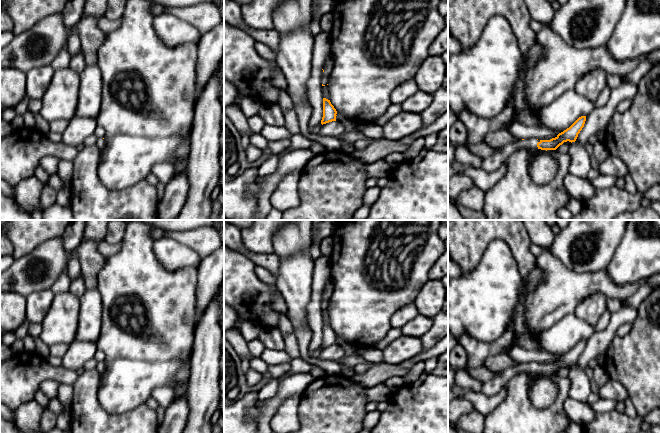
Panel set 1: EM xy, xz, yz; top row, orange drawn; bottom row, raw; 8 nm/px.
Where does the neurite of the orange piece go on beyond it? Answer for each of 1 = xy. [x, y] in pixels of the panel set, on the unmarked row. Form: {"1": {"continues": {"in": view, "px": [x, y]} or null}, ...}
{"1": {"continues": null}}

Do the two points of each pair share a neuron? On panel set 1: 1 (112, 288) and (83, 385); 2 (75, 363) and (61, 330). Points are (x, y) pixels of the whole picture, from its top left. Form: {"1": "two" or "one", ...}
{"1": "two", "2": "two"}

